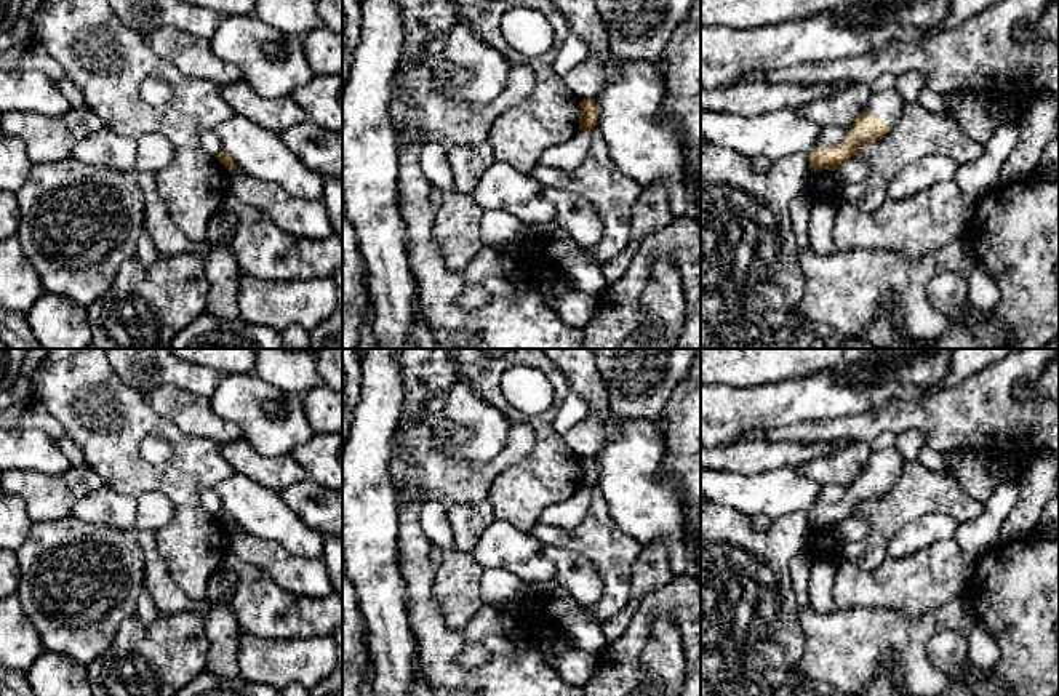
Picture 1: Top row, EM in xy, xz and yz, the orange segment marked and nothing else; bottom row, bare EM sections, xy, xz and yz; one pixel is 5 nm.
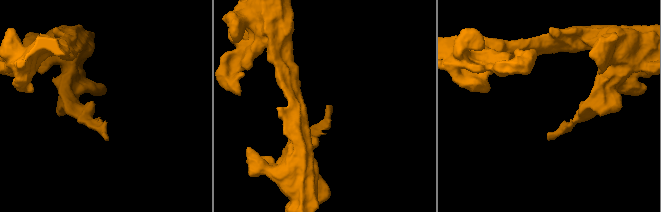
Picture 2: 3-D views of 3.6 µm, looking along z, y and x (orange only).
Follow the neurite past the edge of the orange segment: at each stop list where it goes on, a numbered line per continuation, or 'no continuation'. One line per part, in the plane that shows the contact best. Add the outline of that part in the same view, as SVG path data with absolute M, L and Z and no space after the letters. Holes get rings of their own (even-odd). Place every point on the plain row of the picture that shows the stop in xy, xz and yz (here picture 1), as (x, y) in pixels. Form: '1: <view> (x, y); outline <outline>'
1: yz (888, 463); outline M897 446L886 448L877 453L869 453L865 470L881 477L889 488L894 485L904 467L904 456Z

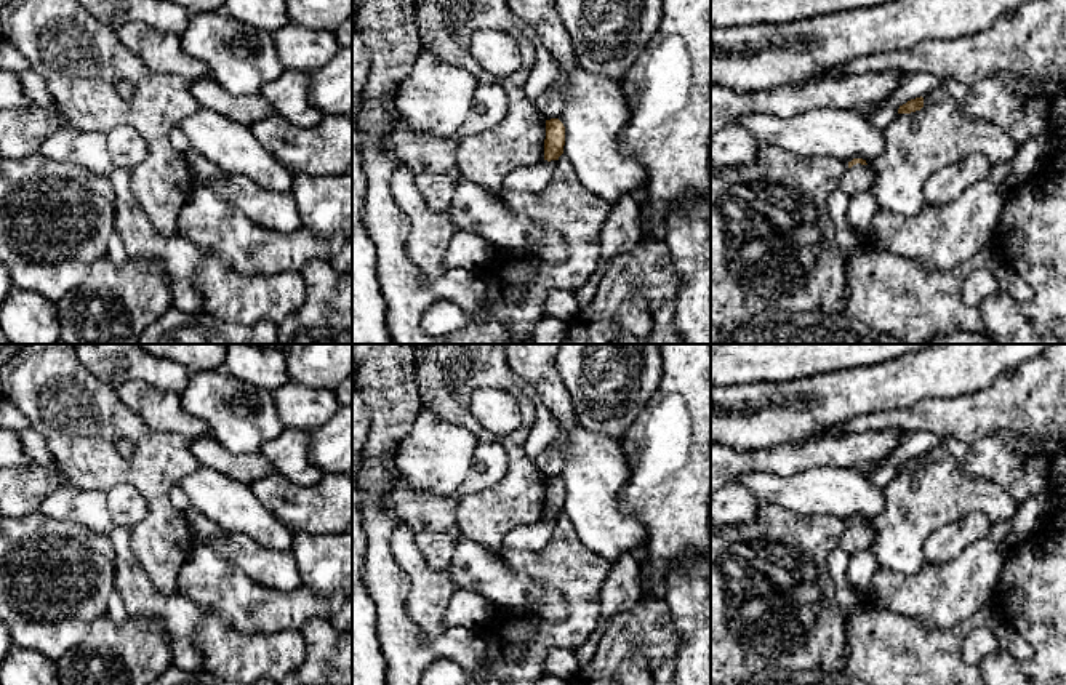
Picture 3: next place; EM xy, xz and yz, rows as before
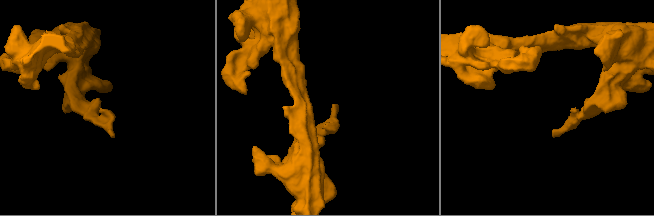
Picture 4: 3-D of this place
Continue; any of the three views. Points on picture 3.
no continuation

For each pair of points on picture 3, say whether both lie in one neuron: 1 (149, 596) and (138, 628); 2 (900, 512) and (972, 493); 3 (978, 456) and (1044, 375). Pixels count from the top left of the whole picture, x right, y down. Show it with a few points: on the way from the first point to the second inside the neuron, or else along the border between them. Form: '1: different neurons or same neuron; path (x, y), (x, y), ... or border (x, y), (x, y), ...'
1: different neurons; border (130, 615), (152, 615), (168, 642)
2: same neuron; path (917, 504), (935, 495), (954, 495)
3: different neurons; border (1036, 436), (994, 431), (969, 445)

